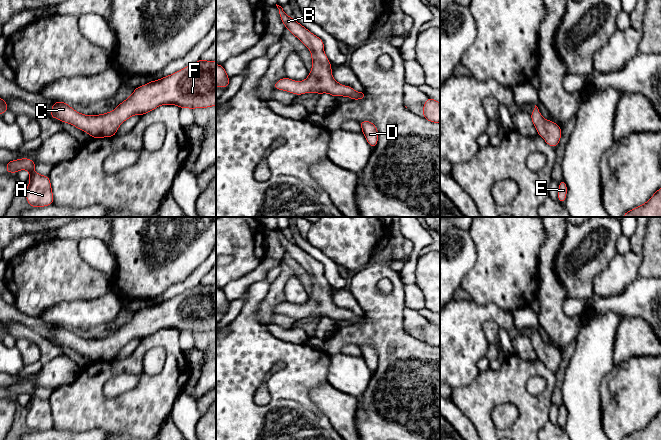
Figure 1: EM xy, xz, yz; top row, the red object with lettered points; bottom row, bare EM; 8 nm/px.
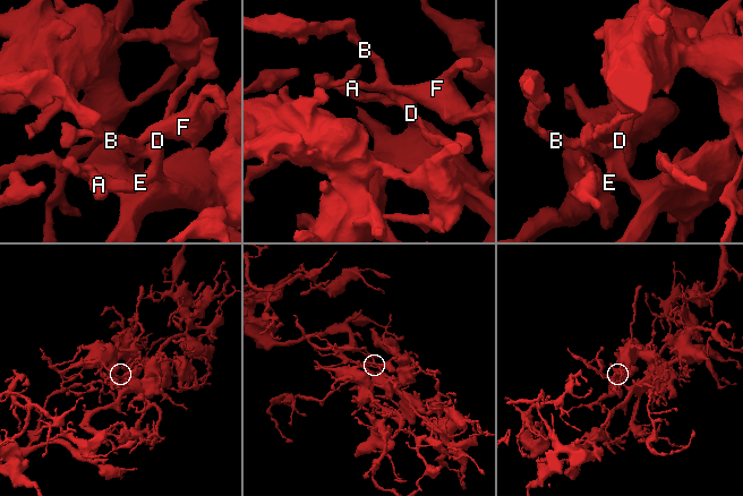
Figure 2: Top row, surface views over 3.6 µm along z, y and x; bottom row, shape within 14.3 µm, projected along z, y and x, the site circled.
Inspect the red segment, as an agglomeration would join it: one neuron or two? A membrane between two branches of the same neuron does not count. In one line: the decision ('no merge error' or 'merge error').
no merge error

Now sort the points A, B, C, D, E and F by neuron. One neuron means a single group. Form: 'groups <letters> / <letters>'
groups A B C D E F

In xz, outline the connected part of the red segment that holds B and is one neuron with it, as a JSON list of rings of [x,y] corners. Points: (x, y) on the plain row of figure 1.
[[[277,229],[280,243],[295,261],[297,261],[311,276],[312,293],[304,305],[294,305],[284,301],[274,308],[275,314],[284,314],[295,319],[315,316],[317,318],[328,317],[334,321],[350,321],[352,324],[364,323],[364,315],[356,316],[350,310],[343,310],[332,300],[331,287],[324,276],[322,263],[311,257],[308,253],[289,241],[283,232]]]

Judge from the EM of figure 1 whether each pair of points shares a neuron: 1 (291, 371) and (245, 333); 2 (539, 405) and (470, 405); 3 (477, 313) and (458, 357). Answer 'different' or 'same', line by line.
1: same
2: same
3: same

